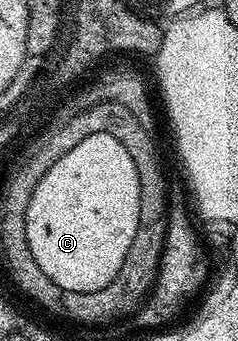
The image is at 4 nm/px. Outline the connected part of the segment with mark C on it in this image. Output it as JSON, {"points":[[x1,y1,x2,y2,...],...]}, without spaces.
{"points":[[104,129,94,130,75,149,63,153,47,173,35,185,26,213,27,245,35,265,51,277,61,292,75,290,91,293,102,289,120,272,127,249,139,229,139,173,135,173,135,161,123,145]]}

